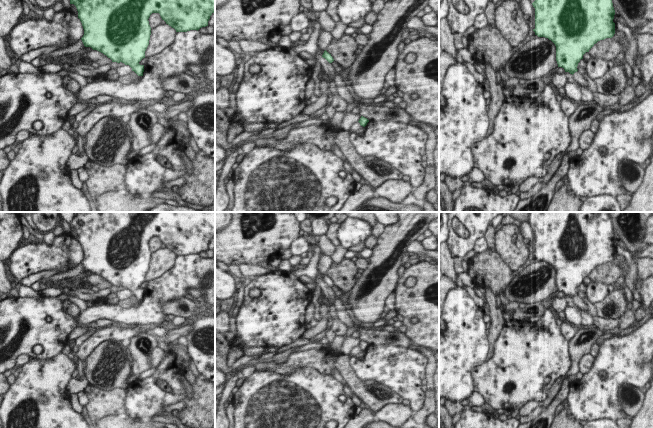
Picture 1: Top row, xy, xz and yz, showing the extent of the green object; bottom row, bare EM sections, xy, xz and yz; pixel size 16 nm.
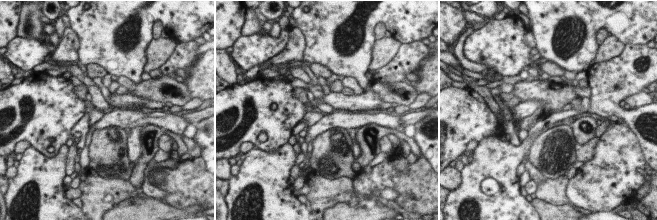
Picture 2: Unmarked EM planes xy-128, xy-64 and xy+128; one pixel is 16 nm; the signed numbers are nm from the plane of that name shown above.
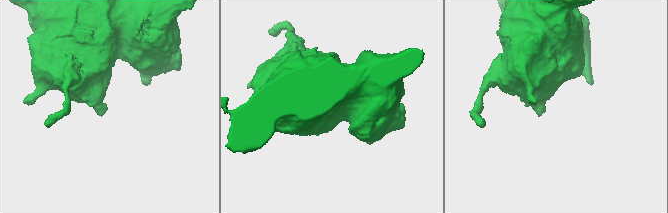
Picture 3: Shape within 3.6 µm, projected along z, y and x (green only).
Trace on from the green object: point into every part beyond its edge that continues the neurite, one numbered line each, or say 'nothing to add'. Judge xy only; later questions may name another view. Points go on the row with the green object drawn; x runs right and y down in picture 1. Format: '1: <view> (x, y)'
nothing to add

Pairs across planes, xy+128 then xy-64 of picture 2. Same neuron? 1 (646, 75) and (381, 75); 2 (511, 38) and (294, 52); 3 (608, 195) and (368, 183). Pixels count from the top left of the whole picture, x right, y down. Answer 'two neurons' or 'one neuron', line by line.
1: one neuron
2: two neurons
3: one neuron

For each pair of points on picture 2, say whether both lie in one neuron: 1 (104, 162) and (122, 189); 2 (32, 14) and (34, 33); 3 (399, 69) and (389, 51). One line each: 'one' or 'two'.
1: two
2: one
3: two

